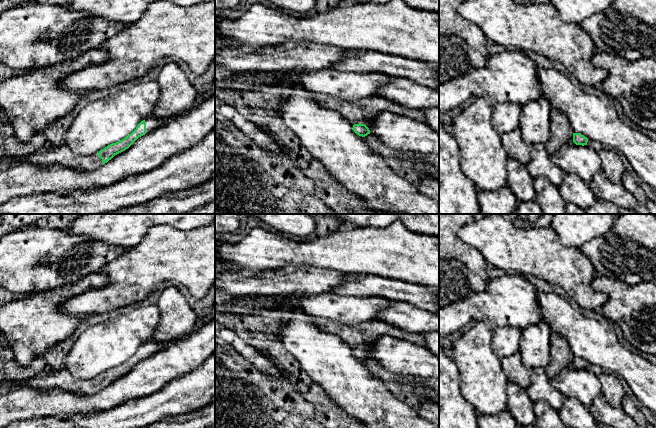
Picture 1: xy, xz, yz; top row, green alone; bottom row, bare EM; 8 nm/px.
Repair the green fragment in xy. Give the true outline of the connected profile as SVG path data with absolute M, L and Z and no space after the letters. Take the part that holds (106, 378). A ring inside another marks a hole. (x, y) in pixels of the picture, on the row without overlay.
M153 339L141 345L136 353L121 365L112 367L104 373L88 380L80 380L74 377L67 368L51 369L36 373L25 386L38 390L61 389L68 393L92 395L107 387L115 379L128 373L139 361L156 353L164 343Z

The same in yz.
M551 333L550 352L550 363L545 369L550 380L566 368L587 369L588 362L581 357L574 357L566 339L557 333Z

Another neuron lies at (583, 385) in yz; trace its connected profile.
M566 368L551 379L551 384L566 398L573 397L588 407L602 394L597 375L587 369Z

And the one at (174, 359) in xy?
M215 318L198 326L187 338L165 343L156 353L139 361L128 373L92 395L68 393L61 389L38 390L25 385L4 390L0 394L0 428L17 420L41 417L67 418L74 414L90 414L107 410L127 401L147 397L161 390L168 382L198 368L215 353Z

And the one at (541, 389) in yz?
M544 368L530 370L531 385L527 389L527 392L531 400L534 403L546 401L552 408L559 411L566 397L552 386L551 380L548 378Z

